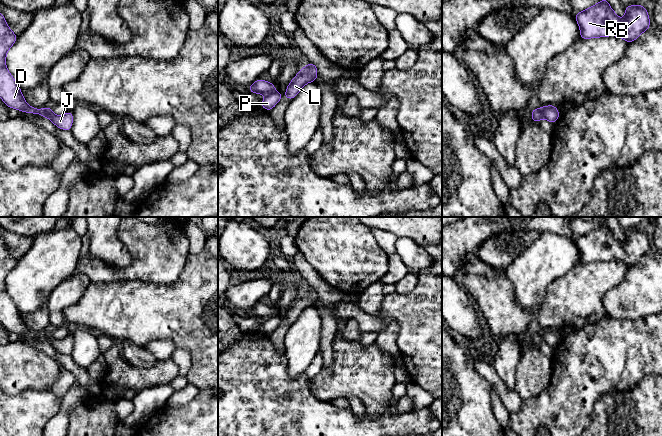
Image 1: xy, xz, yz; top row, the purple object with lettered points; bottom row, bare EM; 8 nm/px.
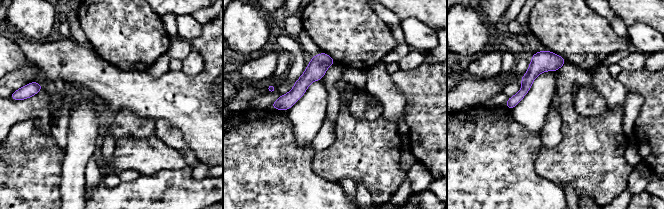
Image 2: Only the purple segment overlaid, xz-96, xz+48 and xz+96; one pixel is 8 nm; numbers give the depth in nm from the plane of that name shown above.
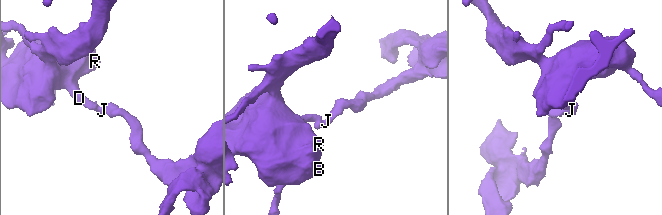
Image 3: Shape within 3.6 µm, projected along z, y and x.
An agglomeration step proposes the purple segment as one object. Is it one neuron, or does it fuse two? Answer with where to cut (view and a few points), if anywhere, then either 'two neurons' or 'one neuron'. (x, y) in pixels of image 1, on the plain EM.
cut yz (541, 331), (543, 340); two neurons

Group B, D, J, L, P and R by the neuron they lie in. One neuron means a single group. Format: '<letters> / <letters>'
B D R / J L P

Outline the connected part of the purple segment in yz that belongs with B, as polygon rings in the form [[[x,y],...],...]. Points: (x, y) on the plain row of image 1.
[[[606,222],[590,232],[575,238],[575,244],[580,252],[580,263],[590,263],[607,260],[618,260],[627,267],[635,265],[644,255],[650,252],[647,233],[639,228],[624,231],[625,242],[621,244],[610,231]]]

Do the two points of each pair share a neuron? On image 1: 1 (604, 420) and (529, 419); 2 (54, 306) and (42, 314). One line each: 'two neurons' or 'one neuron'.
1: two neurons
2: two neurons

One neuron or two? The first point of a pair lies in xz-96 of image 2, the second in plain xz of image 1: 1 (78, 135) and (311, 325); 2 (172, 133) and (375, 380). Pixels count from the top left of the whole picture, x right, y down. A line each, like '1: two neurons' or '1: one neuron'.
1: one neuron
2: two neurons

